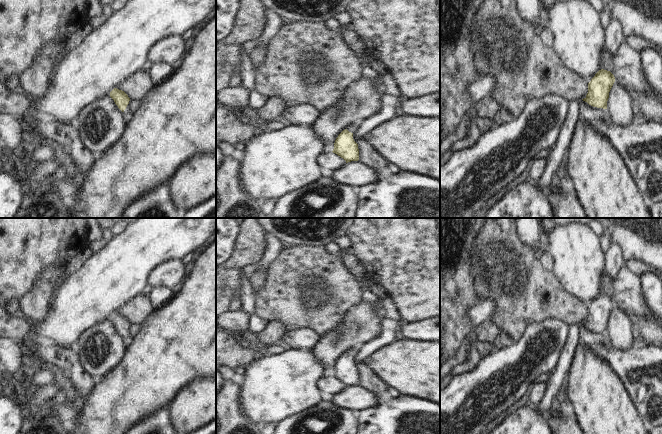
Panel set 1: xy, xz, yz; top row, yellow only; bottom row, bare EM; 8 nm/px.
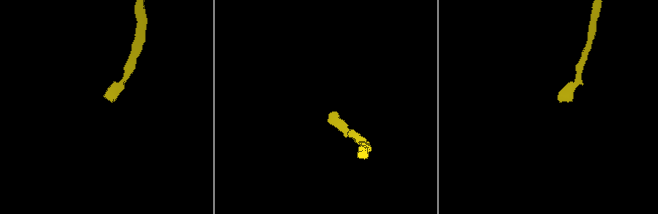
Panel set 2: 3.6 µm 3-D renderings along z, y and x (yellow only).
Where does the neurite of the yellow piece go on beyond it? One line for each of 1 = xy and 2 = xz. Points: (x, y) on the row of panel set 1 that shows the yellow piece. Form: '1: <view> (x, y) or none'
1: xy (126, 113)
2: xz (351, 128)

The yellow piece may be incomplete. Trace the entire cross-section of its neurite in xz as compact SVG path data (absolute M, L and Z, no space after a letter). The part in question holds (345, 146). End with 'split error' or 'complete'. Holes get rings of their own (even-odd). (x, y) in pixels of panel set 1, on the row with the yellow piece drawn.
M359 123L348 125L335 140L333 153L343 158L346 163L359 160L358 144L353 139L353 133Z; split error

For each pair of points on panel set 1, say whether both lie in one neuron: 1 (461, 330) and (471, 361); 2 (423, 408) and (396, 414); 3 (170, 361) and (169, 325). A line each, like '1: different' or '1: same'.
1: different
2: same
3: same

